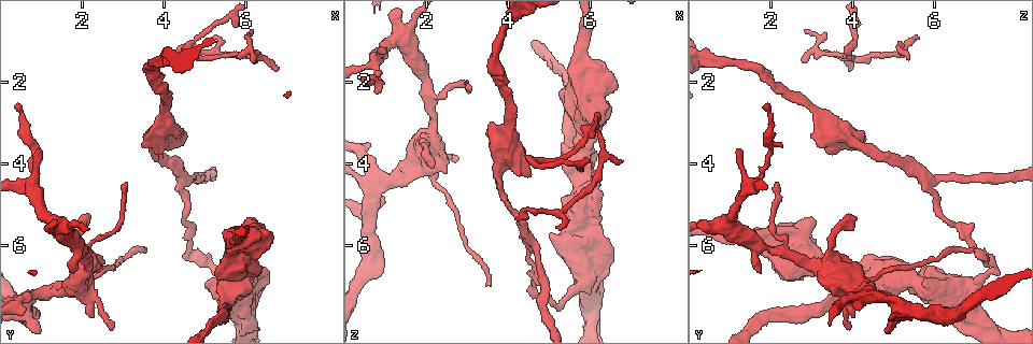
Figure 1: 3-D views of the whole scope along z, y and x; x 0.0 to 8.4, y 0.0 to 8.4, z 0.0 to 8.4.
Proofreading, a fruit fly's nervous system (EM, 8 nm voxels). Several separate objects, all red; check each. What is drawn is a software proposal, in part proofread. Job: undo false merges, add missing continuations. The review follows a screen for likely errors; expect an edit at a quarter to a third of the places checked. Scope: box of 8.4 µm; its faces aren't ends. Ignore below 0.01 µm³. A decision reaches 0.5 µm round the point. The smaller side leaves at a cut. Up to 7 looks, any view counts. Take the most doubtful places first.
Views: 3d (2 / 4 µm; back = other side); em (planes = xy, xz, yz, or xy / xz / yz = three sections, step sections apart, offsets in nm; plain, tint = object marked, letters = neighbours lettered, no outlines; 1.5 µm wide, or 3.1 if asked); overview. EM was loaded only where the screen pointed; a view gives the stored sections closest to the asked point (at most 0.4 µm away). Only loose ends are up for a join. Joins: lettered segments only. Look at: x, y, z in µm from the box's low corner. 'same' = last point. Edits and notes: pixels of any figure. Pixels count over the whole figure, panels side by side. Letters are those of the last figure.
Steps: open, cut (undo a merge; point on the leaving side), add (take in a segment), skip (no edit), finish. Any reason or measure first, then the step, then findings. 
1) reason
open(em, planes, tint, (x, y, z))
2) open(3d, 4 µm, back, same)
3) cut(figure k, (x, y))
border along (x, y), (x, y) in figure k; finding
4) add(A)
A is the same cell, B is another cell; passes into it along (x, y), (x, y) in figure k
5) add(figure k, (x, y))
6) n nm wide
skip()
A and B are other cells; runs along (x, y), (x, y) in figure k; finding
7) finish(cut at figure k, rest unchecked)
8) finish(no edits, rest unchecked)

open(3d, 2 µm, (6.70, 1.75, 3.95))

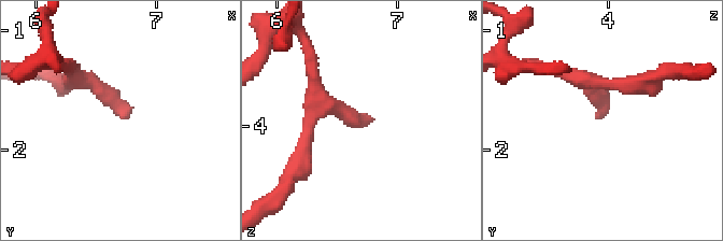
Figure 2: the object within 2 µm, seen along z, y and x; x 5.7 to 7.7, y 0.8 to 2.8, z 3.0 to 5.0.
shape alone is not enough
open(em, xy, step 4, tint, (6.74, 1.76, 3.92))

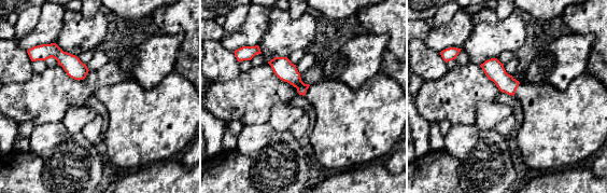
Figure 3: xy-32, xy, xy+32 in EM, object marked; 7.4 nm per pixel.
open(em, planes, letters, same)

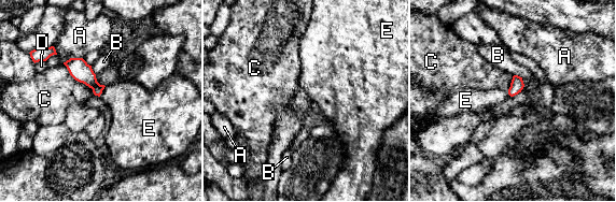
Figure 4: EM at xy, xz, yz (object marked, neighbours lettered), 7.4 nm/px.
90 nm wide
add(E)
E is the same cell, A, B, C and D are other cells; passes into it along (78, 68), (101, 91), (131, 105) in figure 4; it goes on there

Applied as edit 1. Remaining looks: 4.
open(overview)

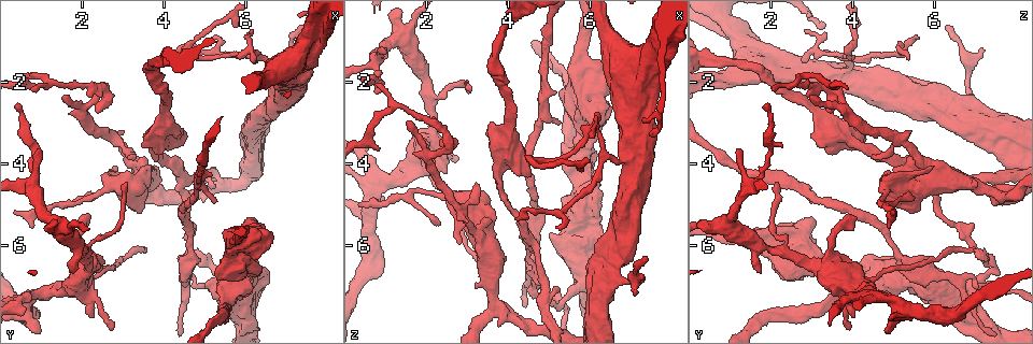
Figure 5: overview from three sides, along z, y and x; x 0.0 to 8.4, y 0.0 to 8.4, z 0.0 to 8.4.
open(3d, 2 µm, (3.10, 4.50, 2.15))

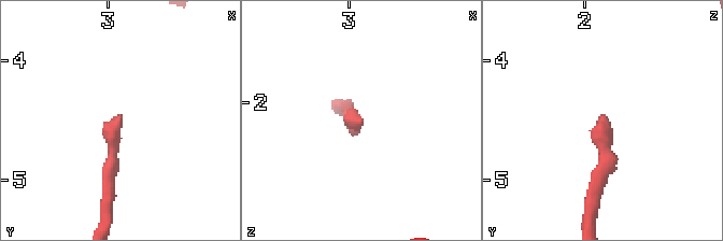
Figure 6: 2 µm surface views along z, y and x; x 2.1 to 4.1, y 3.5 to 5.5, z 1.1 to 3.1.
shape alone is not enough
open(em, xy, step 8, letters, (3.12, 4.50, 2.14))

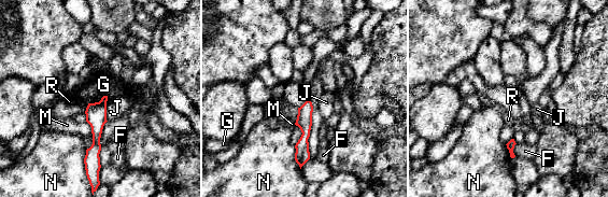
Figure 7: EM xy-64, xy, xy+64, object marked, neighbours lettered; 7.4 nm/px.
skip()
F, G, J, M, N and R are other cells; none of them fits

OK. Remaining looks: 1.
finish(add at figure 4, rest unchecked)

